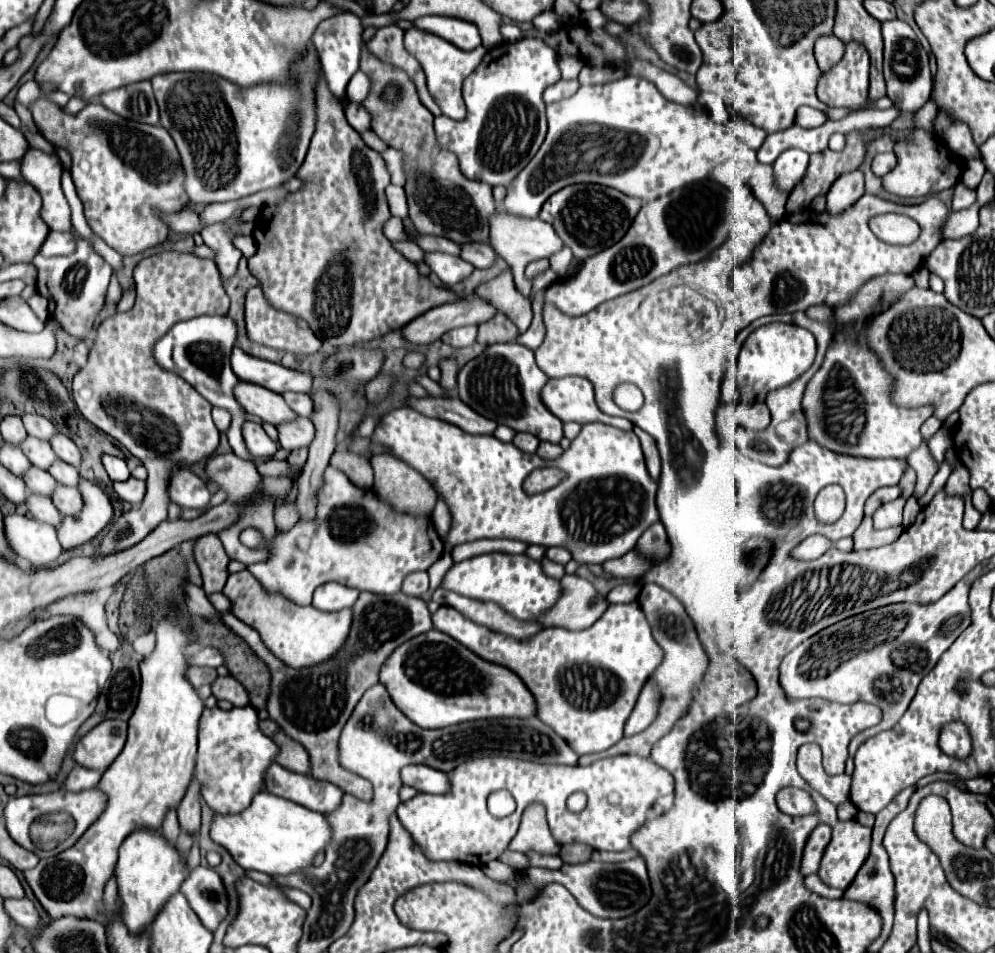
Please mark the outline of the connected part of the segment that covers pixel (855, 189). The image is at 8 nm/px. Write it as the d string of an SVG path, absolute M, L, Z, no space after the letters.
M852 171L842 175L840 179L834 181L834 185L830 187L826 199L826 211L830 215L842 215L848 207L852 207L852 203L856 203L856 199L860 199L860 195L864 195L864 175L862 171Z

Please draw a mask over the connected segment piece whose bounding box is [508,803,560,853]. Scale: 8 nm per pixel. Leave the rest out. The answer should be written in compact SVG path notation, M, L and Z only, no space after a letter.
M530 805L524 815L520 829L512 843L508 845L510 851L538 851L538 853L560 853L560 845L554 843L554 837L548 829L544 807L542 805Z

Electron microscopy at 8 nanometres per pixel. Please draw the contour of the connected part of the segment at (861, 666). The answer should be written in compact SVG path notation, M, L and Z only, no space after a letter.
M974 573L966 575L956 587L952 587L942 599L934 603L916 607L908 607L912 603L900 603L900 607L906 607L908 611L908 627L892 643L884 643L880 647L874 647L872 651L862 651L860 655L856 655L856 659L848 659L848 663L840 661L840 625L846 625L848 621L840 621L836 625L830 625L828 629L822 629L782 659L778 677L780 687L784 689L788 699L820 697L836 703L864 701L878 705L884 717L882 723L874 727L874 731L880 733L894 727L908 709L912 697L916 695L916 687L922 677L936 665L940 655L970 625L970 605L966 603L966 599L972 583Z

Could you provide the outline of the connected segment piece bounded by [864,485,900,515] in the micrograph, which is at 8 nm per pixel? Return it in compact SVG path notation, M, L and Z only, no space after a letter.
M894 485L894 487L882 487L882 489L874 491L874 493L868 497L866 507L864 507L864 513L866 513L866 515L872 515L882 503L892 501L892 499L896 499L896 497L900 497L900 487L898 487L898 485Z

